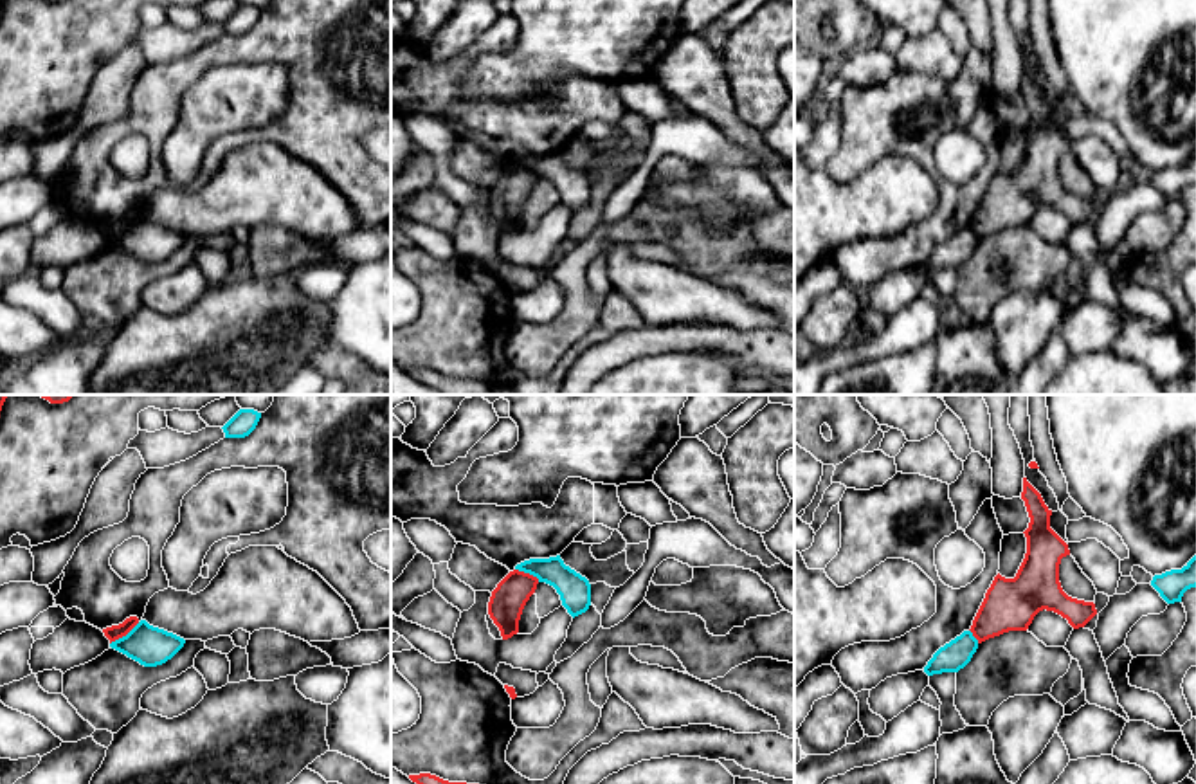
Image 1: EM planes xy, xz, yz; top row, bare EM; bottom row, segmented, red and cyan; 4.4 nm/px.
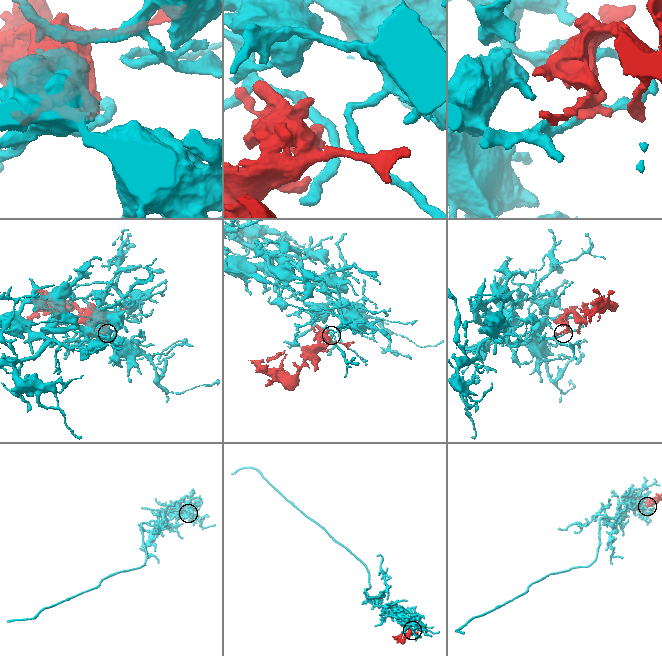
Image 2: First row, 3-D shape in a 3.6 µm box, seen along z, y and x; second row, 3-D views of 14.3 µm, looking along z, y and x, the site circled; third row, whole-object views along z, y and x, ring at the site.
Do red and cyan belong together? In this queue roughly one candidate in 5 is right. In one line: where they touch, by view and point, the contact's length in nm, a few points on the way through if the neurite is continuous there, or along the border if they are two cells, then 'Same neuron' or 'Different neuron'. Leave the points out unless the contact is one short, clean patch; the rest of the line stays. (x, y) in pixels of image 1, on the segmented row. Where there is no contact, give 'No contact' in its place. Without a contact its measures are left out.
Touches red at xy (125, 635). Shared border 170 nm. Boundary: xy (139, 622), (110, 644). Different neuron

